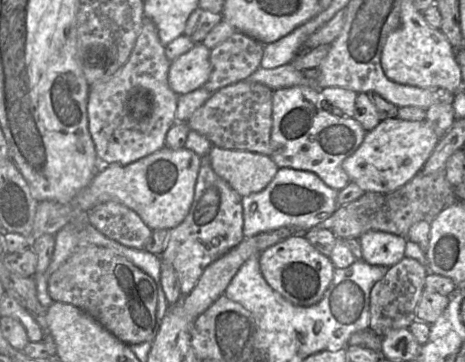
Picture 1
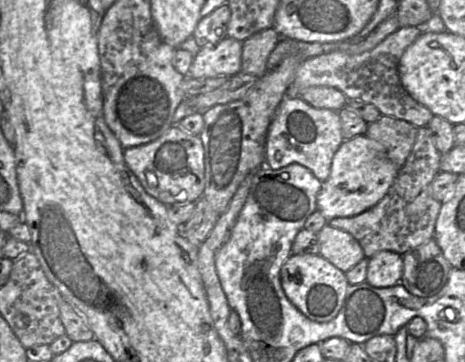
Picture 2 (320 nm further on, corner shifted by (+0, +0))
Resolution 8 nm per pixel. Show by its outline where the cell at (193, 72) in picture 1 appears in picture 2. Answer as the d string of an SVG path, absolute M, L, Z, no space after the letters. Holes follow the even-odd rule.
M225 38L219 43L201 48L193 57L188 77L209 79L231 78L241 73L242 42Z

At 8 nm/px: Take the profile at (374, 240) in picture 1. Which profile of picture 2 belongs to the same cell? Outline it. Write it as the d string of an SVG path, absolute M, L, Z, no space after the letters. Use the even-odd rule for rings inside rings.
M381 251L368 260L366 282L376 288L395 286L403 275L403 256L392 251Z

